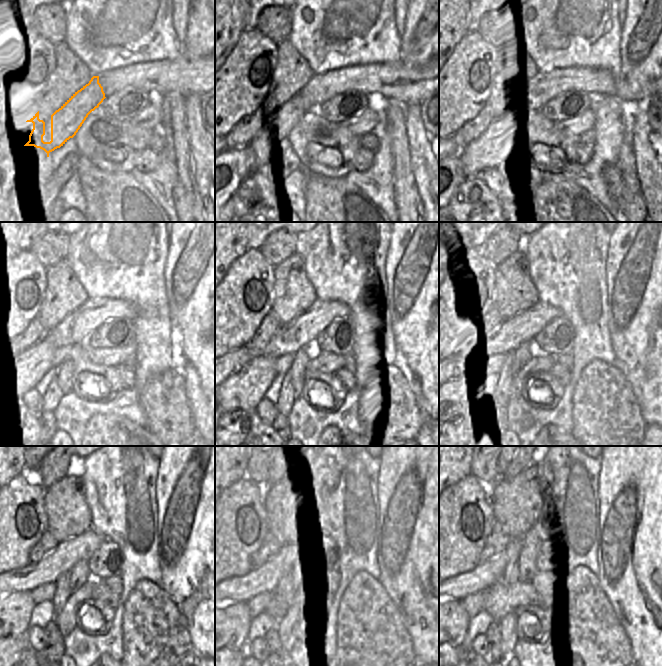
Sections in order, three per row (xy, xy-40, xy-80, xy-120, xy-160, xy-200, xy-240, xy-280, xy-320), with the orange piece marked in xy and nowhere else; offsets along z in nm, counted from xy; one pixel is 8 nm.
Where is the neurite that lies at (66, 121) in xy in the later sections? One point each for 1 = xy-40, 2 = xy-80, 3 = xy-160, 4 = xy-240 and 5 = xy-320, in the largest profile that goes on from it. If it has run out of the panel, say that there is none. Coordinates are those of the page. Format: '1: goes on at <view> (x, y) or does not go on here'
1: goes on at xy-40 (275, 135)
2: goes on at xy-80 (490, 149)
3: goes on at xy-160 (243, 390)
4: goes on at xy-240 (11, 613)
5: goes on at xy-320 (459, 620)

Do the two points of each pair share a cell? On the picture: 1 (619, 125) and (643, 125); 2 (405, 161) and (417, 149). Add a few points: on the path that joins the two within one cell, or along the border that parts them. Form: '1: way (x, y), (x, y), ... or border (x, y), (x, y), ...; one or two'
1: border (635, 104), (635, 120), (631, 129), (630, 139); two
2: border (406, 133), (410, 168), (415, 179); two

